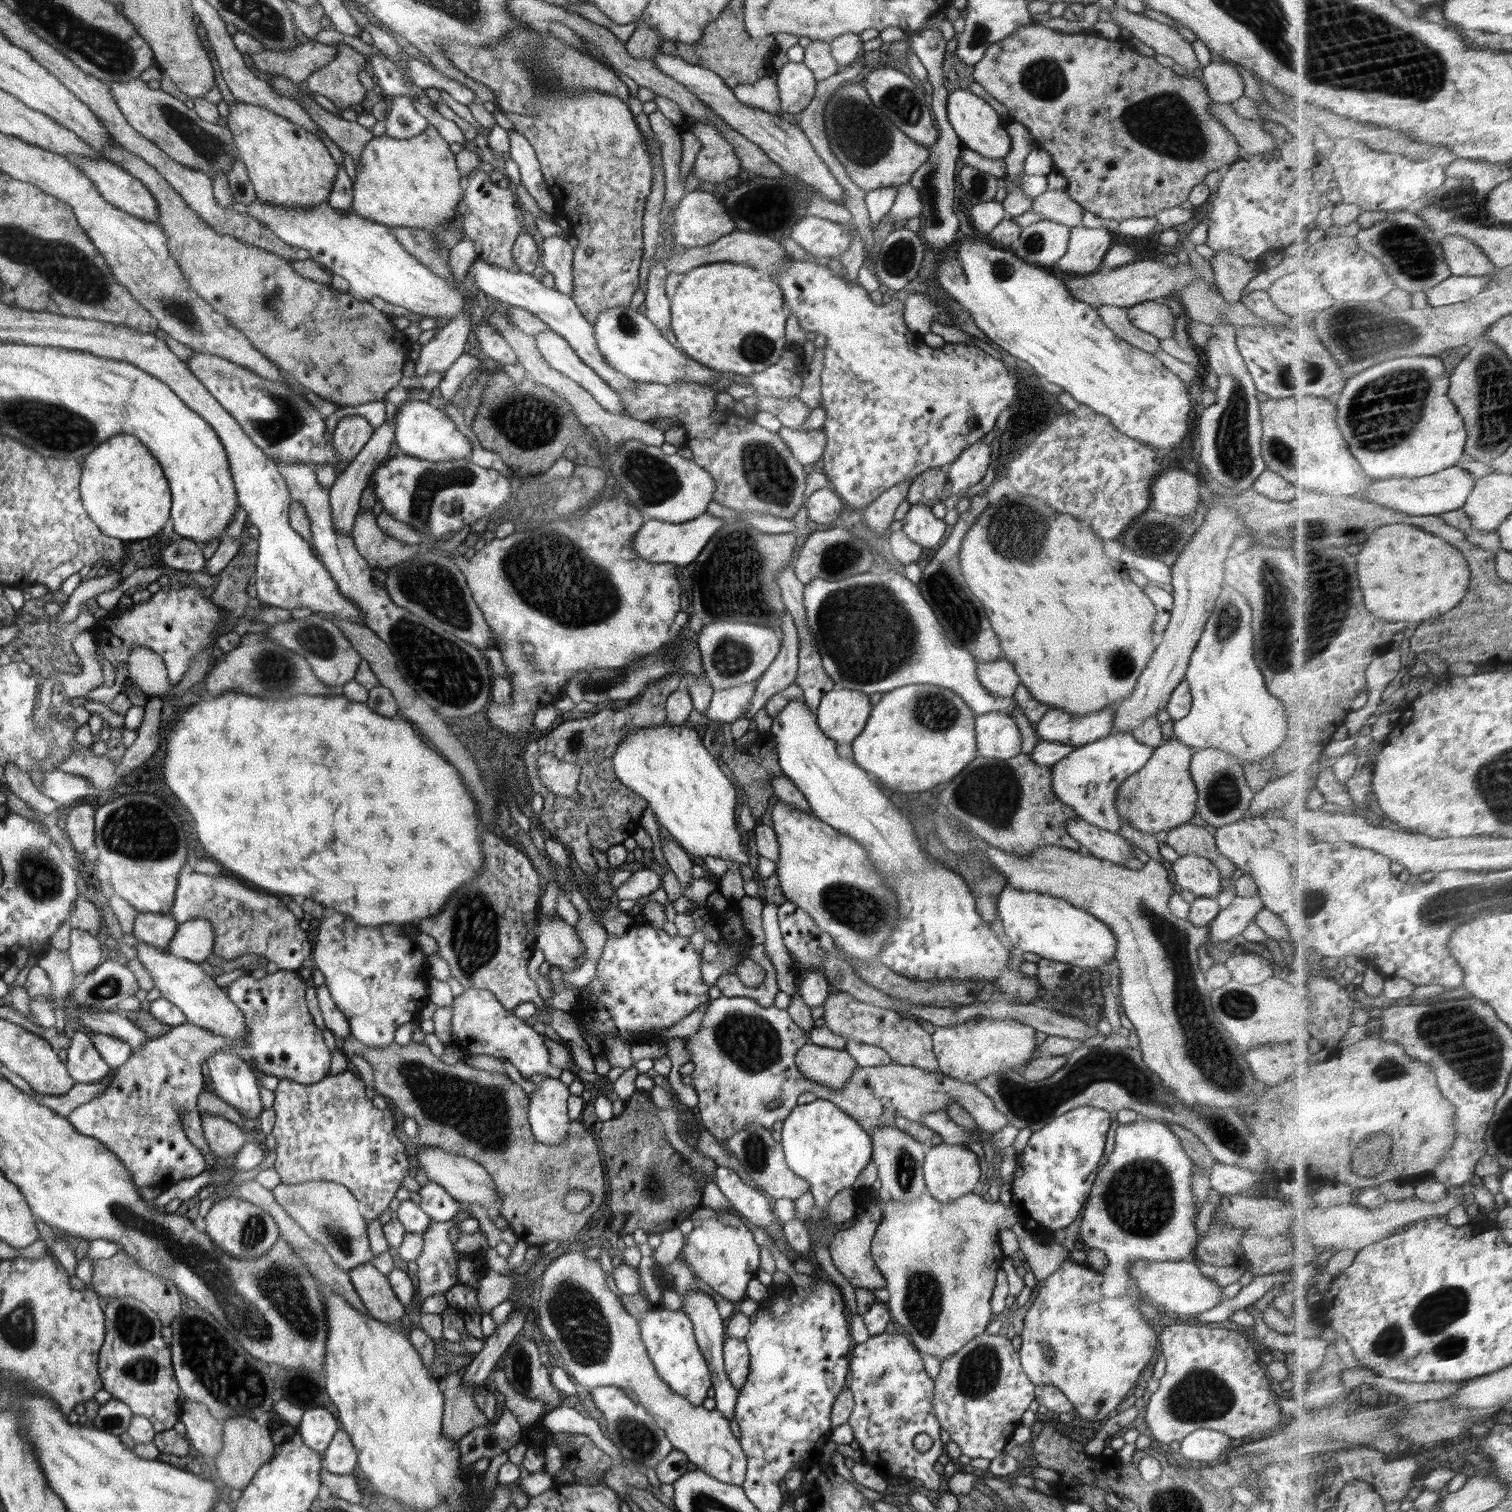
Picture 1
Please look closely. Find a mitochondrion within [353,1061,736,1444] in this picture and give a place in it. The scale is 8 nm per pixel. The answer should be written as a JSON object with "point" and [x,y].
{"point":[580,1324]}

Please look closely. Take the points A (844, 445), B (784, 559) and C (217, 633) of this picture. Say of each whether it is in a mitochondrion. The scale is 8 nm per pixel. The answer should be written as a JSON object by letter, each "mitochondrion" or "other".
{"A":"other","B":"other","C":"other"}

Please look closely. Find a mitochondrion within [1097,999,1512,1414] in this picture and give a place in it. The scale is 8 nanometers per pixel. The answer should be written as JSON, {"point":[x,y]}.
{"point":[1474,1050]}

